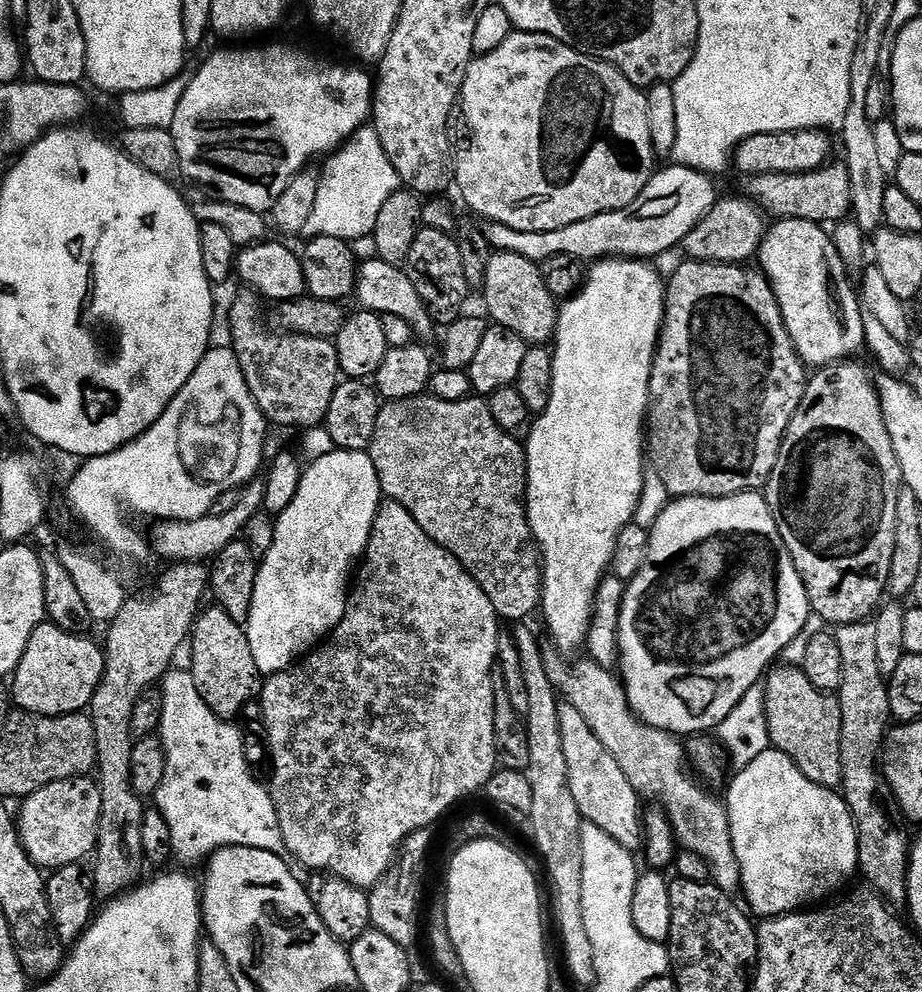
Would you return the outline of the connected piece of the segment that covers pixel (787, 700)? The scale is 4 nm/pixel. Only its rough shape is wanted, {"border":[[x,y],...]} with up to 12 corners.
{"border":[[803,667],[762,687],[771,747],[842,785],[842,710]]}

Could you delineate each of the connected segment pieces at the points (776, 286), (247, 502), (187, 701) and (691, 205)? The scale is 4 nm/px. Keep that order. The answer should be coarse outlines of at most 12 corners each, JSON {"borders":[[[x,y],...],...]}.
{"borders":[[[777,219],[759,260],[805,365],[859,357],[866,316],[827,227]],[[252,482],[227,514],[165,520],[150,548],[167,562],[208,562],[264,506]],[[164,673],[154,797],[177,865],[289,856],[243,731]],[[661,167],[617,212],[549,232],[489,223],[493,249],[537,262],[654,258],[718,199],[696,168]]]}

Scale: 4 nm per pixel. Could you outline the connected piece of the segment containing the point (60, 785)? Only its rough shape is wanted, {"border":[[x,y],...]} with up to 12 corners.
{"border":[[75,776],[23,797],[20,843],[42,870],[95,853],[102,794]]}

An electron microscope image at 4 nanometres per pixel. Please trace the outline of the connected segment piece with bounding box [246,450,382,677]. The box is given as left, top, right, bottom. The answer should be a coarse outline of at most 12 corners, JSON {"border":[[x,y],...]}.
{"border":[[368,452],[303,469],[256,569],[265,677],[342,622],[376,525]]}

